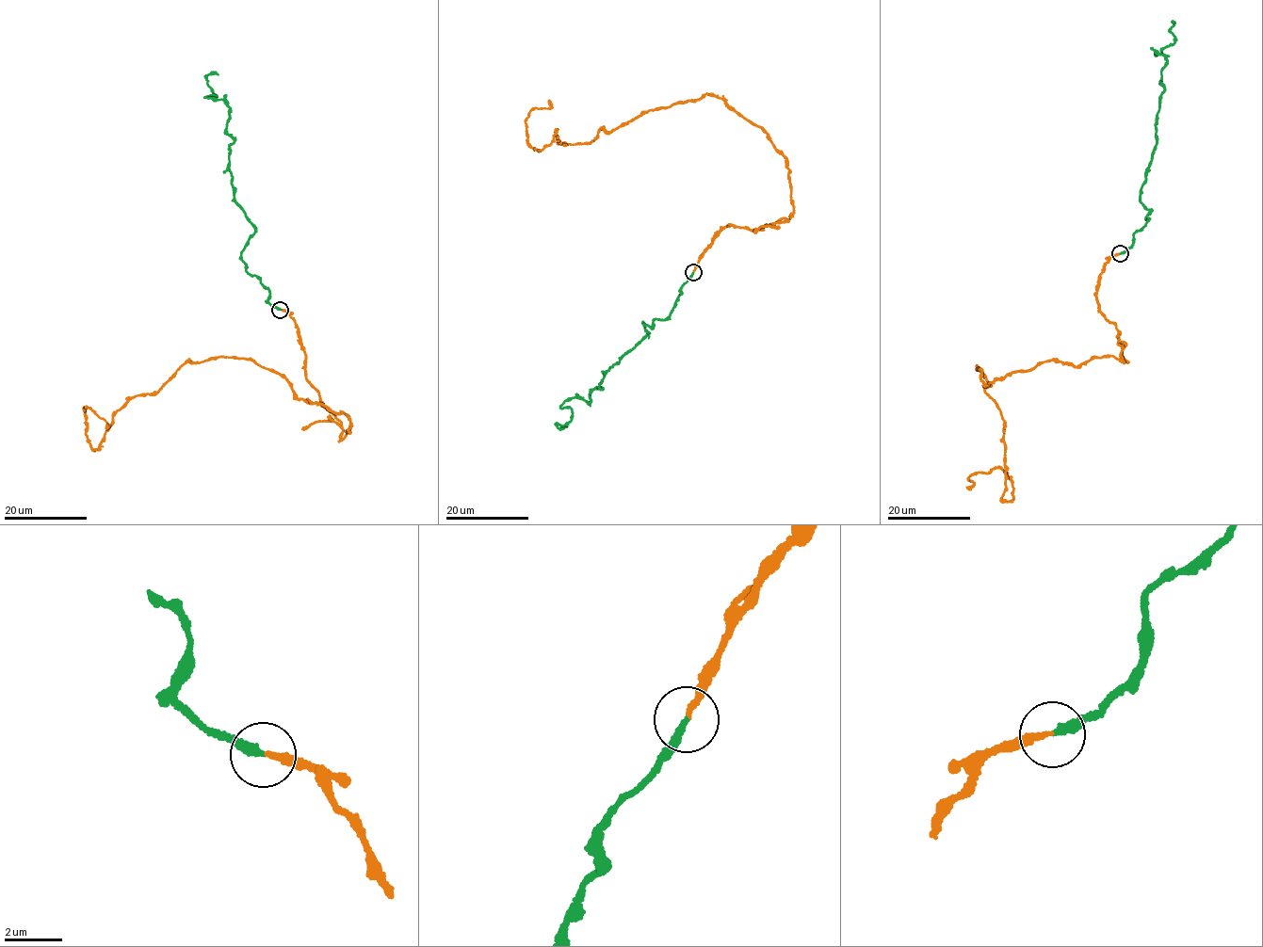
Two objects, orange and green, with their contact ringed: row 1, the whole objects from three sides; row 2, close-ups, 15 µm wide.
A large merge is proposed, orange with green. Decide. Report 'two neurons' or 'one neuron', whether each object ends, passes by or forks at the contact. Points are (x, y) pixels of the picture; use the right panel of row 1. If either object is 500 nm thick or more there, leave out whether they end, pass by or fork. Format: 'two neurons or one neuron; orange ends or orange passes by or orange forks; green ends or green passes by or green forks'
one neuron; orange ends; green ends

